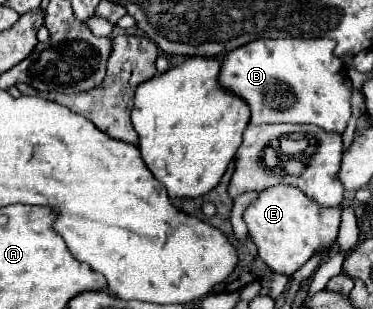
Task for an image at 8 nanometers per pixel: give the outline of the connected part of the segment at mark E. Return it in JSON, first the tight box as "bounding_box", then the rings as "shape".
{"bounding_box":[243,186,341,274],"shape":[[[275,186],[263,190],[243,212],[249,238],[257,246],[259,258],[275,272],[295,274],[319,248],[333,246],[339,230],[341,208],[321,208],[293,186]]]}

